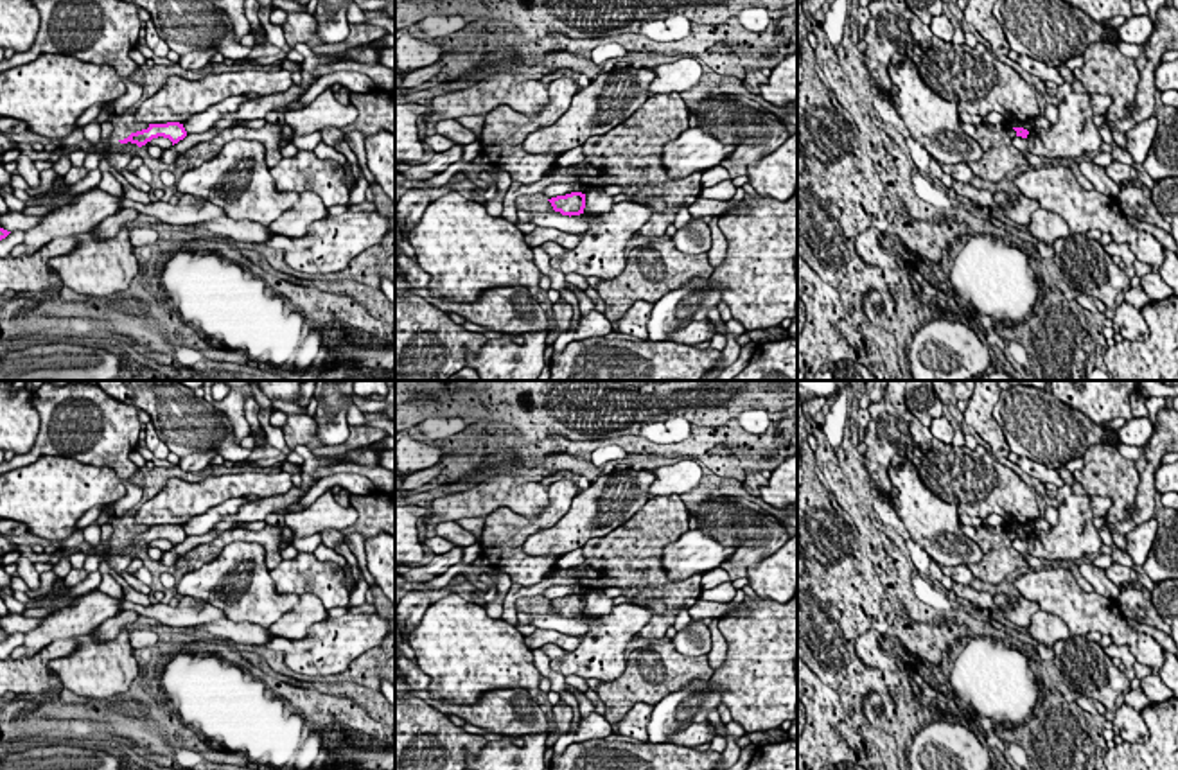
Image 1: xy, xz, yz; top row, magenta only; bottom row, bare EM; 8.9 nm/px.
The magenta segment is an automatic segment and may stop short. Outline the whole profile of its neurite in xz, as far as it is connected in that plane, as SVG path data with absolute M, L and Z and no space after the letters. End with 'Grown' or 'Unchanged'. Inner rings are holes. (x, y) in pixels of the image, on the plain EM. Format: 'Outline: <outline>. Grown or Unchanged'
Outline: M571 594L566 598L557 598L548 601L555 614L560 614L562 617L580 617L585 610L585 596L582 594Z. Unchanged

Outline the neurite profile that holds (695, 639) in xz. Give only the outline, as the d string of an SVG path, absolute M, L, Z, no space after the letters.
M691 619L684 630L675 634L672 644L682 655L708 655L711 650L711 630L700 619Z

